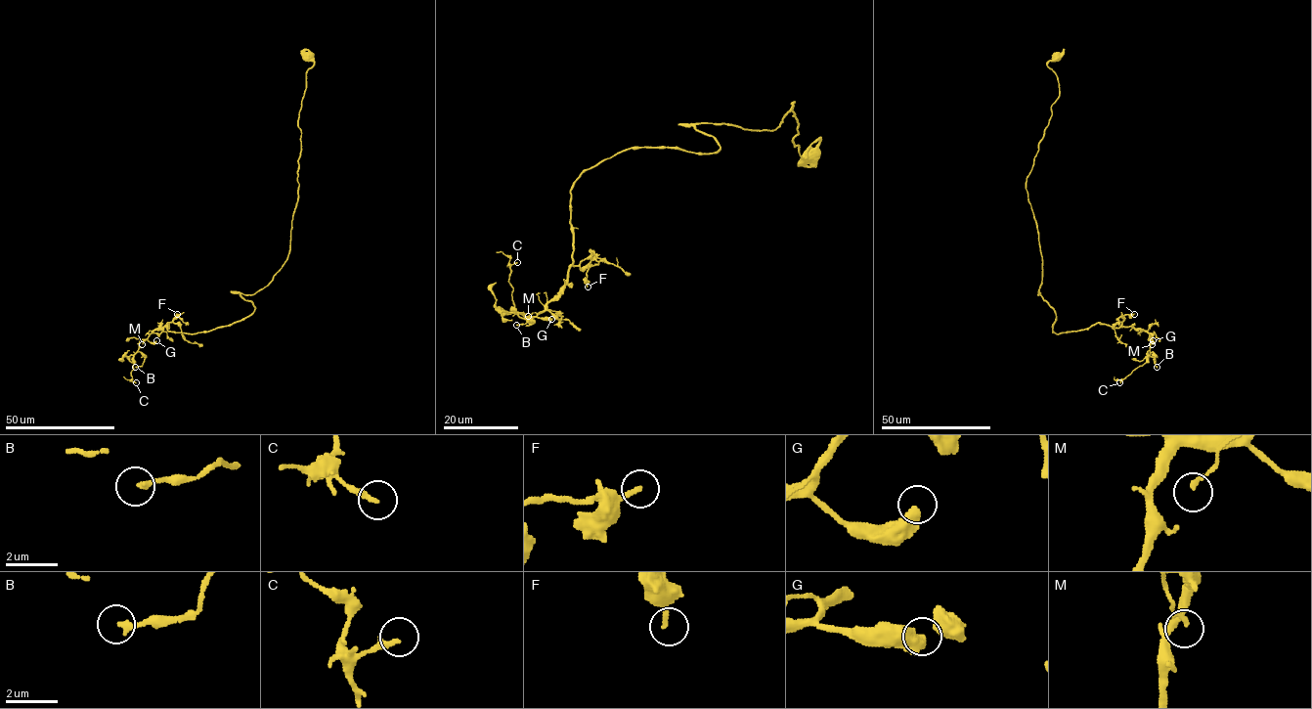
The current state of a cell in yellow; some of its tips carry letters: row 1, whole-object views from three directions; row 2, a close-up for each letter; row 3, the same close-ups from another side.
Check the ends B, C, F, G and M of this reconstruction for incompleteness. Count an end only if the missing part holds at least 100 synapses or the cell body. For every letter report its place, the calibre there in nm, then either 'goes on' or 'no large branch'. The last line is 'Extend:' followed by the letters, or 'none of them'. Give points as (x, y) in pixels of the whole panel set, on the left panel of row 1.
B: at (135, 367); 220 nm thick; no large branch
C: at (136, 382); 220 nm thick; no large branch
F: at (177, 314); 200 nm thick; no large branch
G: at (156, 340); 480 nm thick; no large branch
M: at (142, 344); 150 nm thick; no large branch
Extend: none of them

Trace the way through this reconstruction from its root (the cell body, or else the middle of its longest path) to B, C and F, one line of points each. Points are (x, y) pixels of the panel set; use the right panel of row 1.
B: (1057, 57), (1047, 66), (1059, 96), (1026, 184), (1038, 294), (1055, 333), (1097, 323), (1147, 332), (1157, 367)
C: (1057, 57), (1026, 184), (1038, 294), (1055, 333), (1149, 333), (1119, 382)
F: (1057, 57), (1047, 66), (1059, 96), (1026, 184), (1038, 294), (1057, 333), (1118, 328), (1134, 314)

